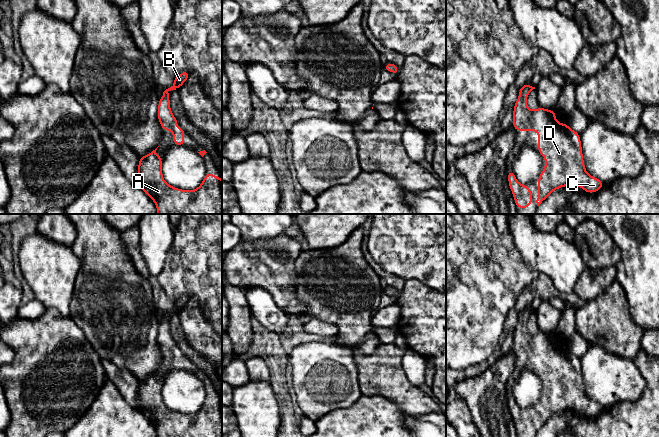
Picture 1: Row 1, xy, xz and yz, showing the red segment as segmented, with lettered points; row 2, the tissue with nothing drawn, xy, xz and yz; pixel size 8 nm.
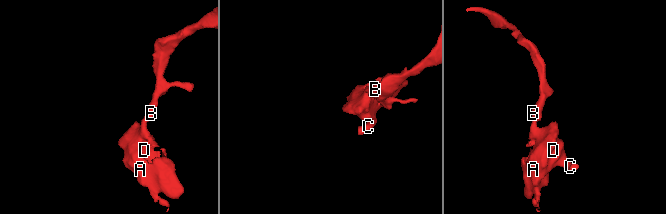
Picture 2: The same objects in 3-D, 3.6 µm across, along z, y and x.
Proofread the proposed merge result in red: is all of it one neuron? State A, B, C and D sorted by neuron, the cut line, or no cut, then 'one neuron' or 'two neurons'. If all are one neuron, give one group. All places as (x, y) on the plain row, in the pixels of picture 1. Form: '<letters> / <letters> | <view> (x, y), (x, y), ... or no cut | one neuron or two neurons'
A B C D | no cut | one neuron

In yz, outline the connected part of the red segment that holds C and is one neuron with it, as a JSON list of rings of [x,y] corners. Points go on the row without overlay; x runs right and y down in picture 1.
[[[527,306],[519,313],[512,349],[515,355],[538,356],[538,376],[545,382],[545,390],[537,403],[537,430],[553,415],[568,409],[581,411],[587,417],[599,415],[604,407],[587,397],[579,357],[558,347],[553,334],[530,334],[526,323],[533,313]]]

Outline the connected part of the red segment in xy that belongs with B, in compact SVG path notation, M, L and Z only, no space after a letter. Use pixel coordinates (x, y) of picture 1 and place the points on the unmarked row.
M183 295L181 298L174 302L174 308L163 316L163 320L159 323L158 327L158 345L165 355L173 356L173 367L176 370L185 369L186 366L183 360L186 356L182 351L178 351L178 345L173 339L170 332L169 315L179 313L185 305L189 302L190 297L188 295Z

